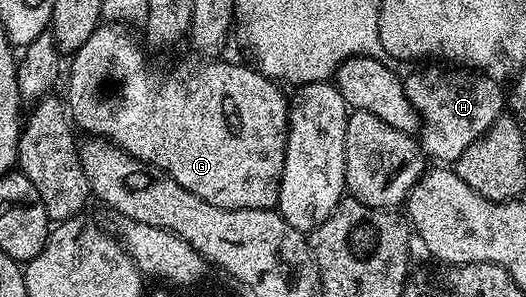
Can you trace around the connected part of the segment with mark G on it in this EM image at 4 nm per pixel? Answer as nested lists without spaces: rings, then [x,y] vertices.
[[[115,22],[104,23],[101,27],[96,30],[95,33],[89,38],[89,42],[85,42],[85,46],[78,48],[75,53],[70,57],[71,60],[71,77],[67,80],[67,96],[65,95],[65,103],[69,109],[69,115],[76,125],[80,129],[81,127],[95,138],[102,138],[110,140],[112,144],[117,145],[123,152],[128,152],[133,158],[142,160],[144,164],[151,165],[152,168],[158,168],[159,171],[167,173],[167,175],[173,177],[177,183],[181,186],[185,186],[185,190],[189,190],[193,194],[197,194],[197,198],[201,198],[205,202],[209,202],[213,206],[218,208],[275,208],[279,202],[279,187],[281,186],[281,174],[283,173],[283,163],[285,162],[285,146],[287,145],[287,105],[289,103],[288,97],[283,96],[284,89],[280,87],[276,81],[270,80],[268,76],[264,76],[262,72],[256,70],[254,67],[248,66],[246,68],[243,64],[226,64],[225,61],[216,59],[214,62],[203,62],[207,64],[179,64],[176,68],[171,68],[168,72],[162,72],[159,68],[147,68],[147,56],[139,49],[139,44],[126,32],[126,27],[120,26]]]

